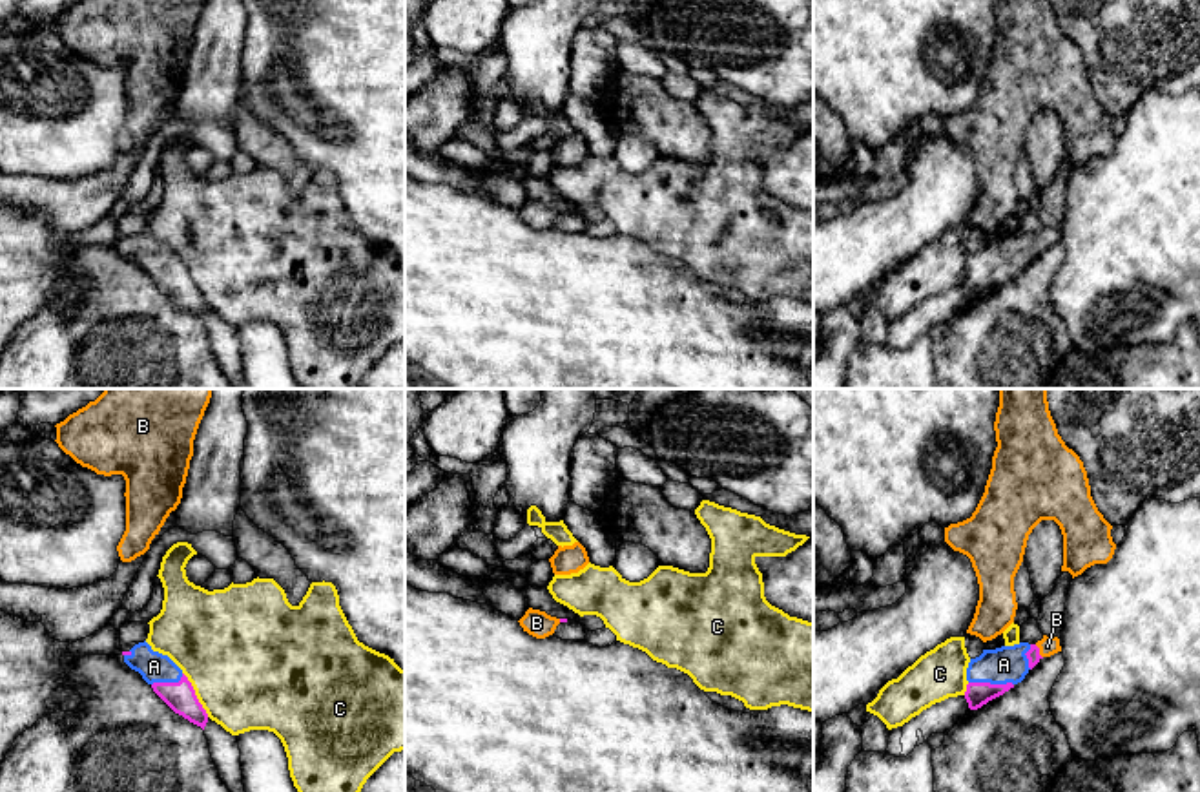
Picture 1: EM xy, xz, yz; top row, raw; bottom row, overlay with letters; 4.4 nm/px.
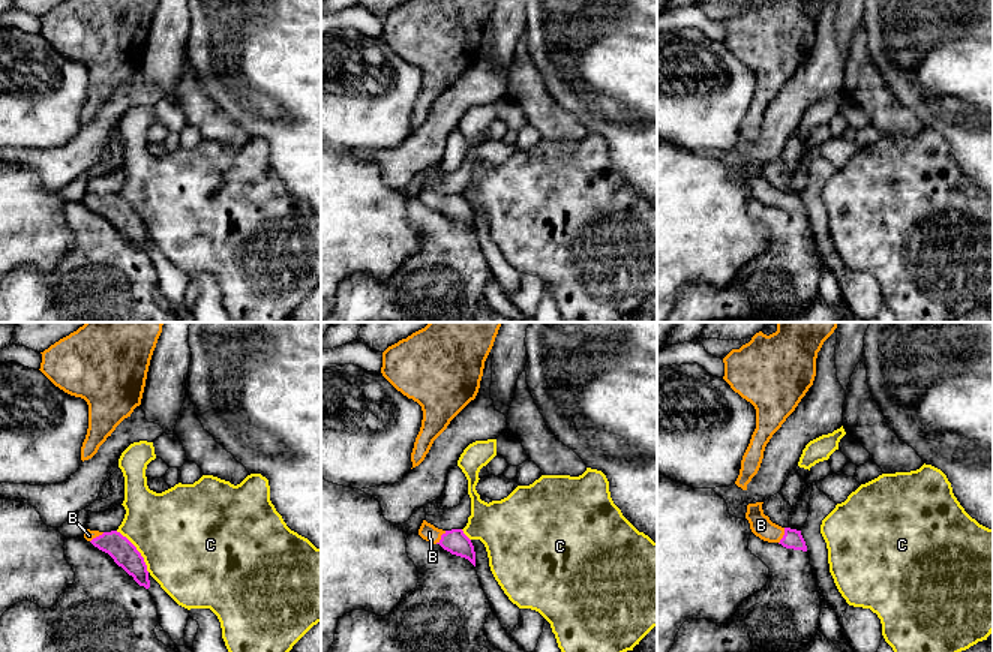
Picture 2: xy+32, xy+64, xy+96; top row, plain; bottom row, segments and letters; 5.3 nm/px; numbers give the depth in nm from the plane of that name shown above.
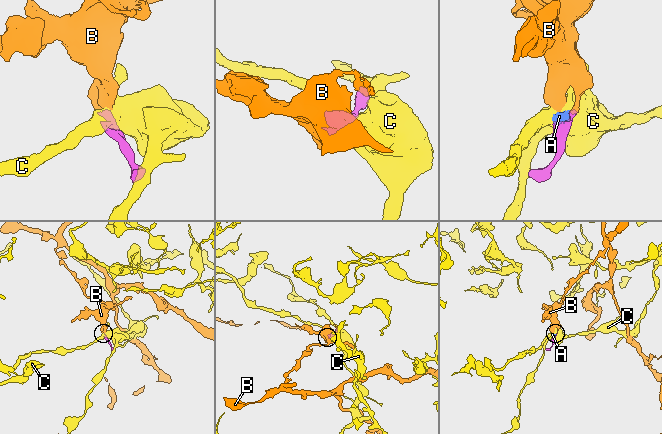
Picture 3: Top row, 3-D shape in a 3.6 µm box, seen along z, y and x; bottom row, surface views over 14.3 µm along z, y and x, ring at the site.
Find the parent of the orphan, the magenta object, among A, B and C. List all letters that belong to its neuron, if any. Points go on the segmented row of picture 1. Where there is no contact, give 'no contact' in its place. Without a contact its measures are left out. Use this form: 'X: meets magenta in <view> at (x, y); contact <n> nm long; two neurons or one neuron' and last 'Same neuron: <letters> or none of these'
A: meets magenta in yz at (989, 683); contact 200 nm long; one neuron
B: meets magenta in yz at (1038, 652); contact 70 nm long; one neuron
C: meets magenta in xy at (194, 694); contact 240 nm long; two neurons
Same neuron: A, B

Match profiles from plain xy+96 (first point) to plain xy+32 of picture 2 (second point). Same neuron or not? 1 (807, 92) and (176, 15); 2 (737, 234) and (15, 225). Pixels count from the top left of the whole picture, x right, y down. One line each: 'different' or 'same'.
1: different
2: same

